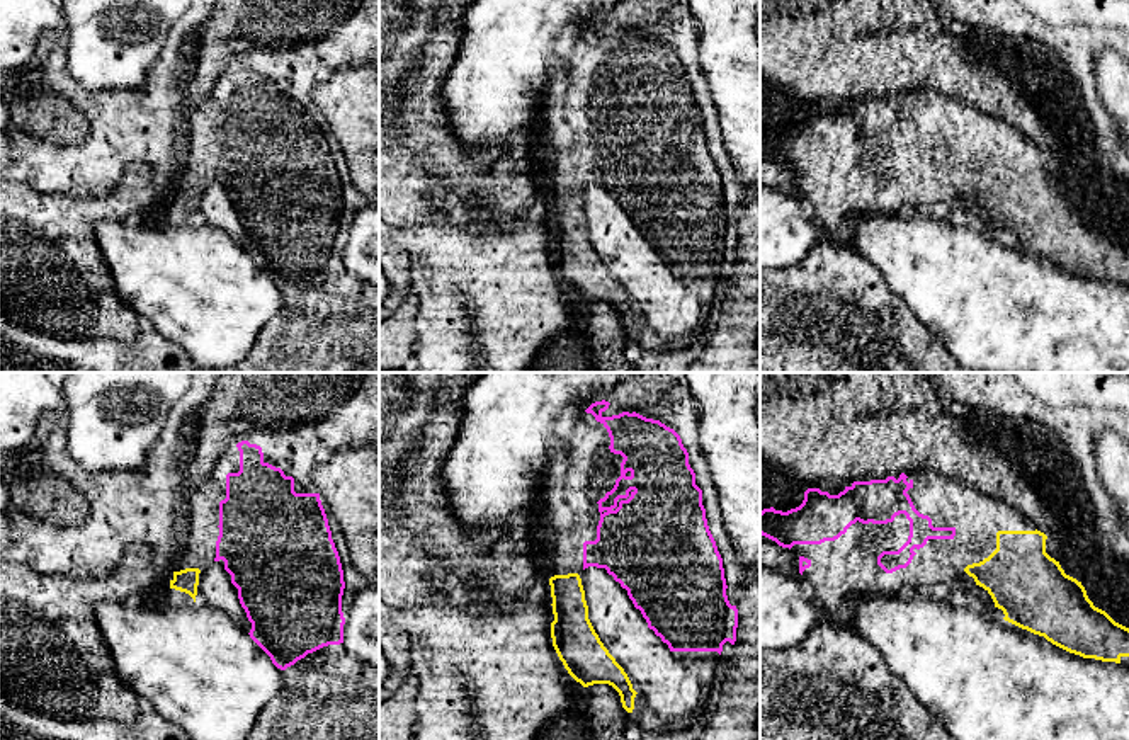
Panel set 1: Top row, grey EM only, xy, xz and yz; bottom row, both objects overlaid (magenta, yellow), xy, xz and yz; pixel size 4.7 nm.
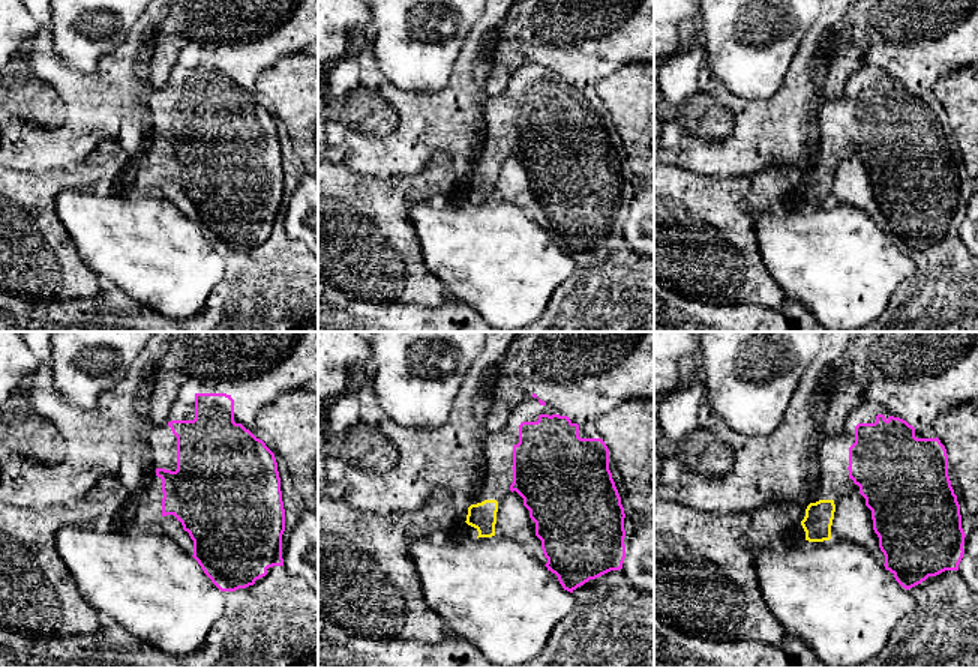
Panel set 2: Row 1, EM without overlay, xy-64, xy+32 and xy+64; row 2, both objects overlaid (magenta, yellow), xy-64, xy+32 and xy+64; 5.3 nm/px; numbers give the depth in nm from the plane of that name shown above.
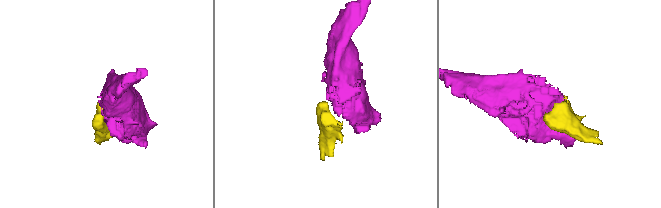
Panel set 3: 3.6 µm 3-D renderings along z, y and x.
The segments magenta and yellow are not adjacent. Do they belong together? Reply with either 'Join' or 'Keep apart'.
Join

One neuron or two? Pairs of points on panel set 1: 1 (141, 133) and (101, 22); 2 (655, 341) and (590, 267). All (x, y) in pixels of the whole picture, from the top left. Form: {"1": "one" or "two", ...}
{"1": "two", "2": "one"}

